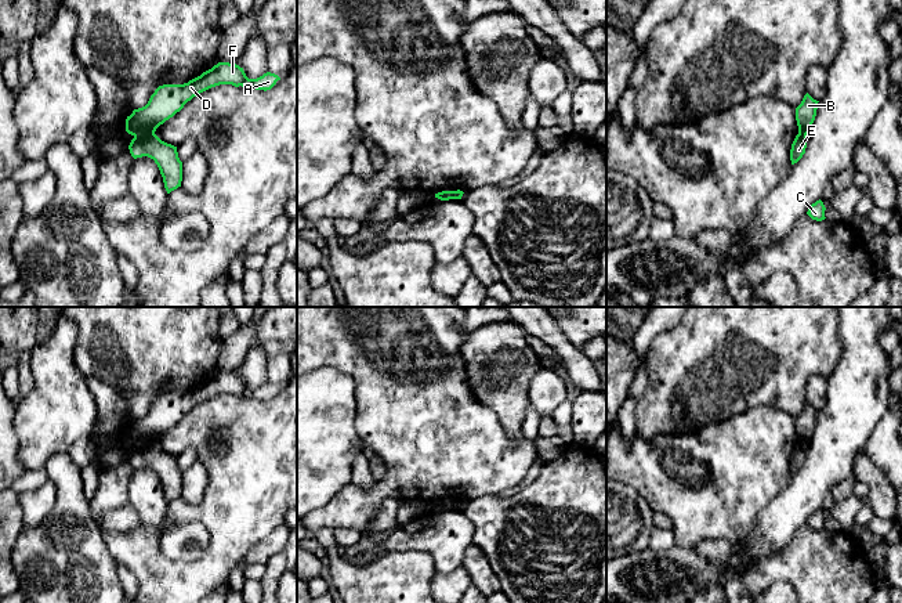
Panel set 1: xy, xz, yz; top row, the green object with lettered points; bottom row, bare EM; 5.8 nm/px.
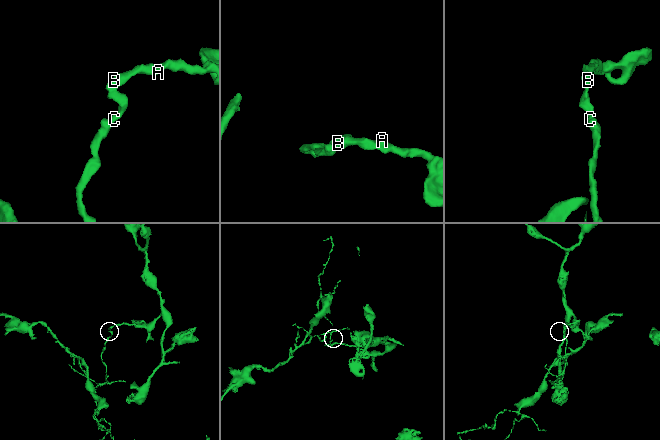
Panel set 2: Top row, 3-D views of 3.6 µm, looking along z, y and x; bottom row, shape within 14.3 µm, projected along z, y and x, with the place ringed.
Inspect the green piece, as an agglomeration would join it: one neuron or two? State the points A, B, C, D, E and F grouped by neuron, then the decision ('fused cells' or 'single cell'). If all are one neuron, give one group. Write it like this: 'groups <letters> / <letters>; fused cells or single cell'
groups A B D F / C E; fused cells

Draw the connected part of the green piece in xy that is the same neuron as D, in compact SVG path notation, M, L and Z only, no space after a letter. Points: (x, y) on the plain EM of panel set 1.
M218 372L188 393L159 396L145 416L134 419L127 426L126 441L134 447L155 443L160 434L180 422L188 411L211 397L232 394L235 397L242 396L267 401L278 390L280 387L271 382L257 389L249 389L239 375Z

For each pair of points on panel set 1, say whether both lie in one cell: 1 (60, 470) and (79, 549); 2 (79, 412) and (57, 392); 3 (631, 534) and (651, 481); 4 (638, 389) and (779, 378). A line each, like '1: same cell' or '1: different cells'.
1: same cell
2: same cell
3: different cells
4: different cells

